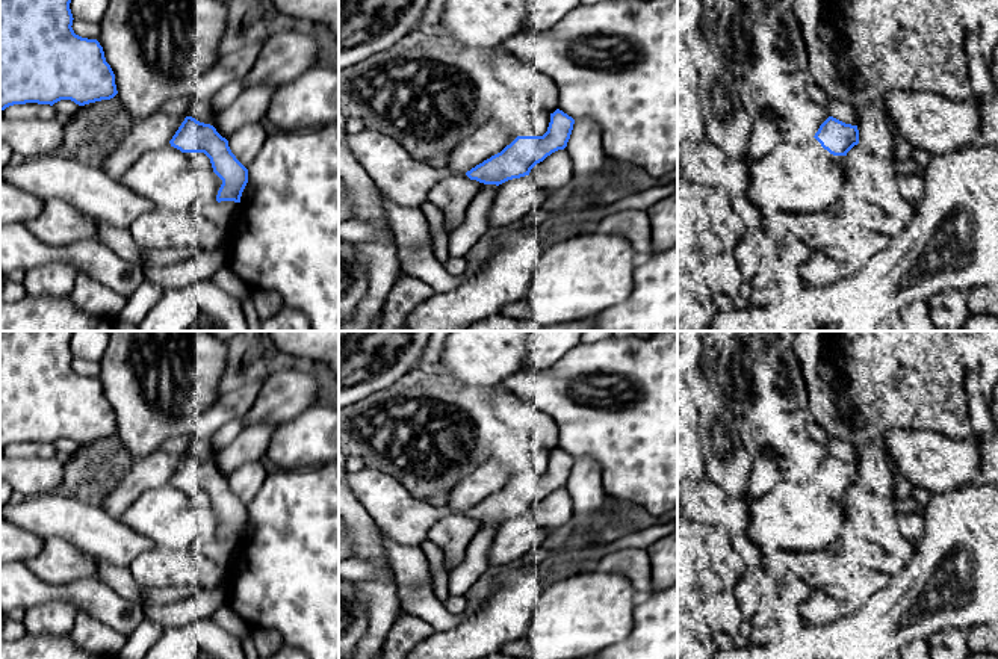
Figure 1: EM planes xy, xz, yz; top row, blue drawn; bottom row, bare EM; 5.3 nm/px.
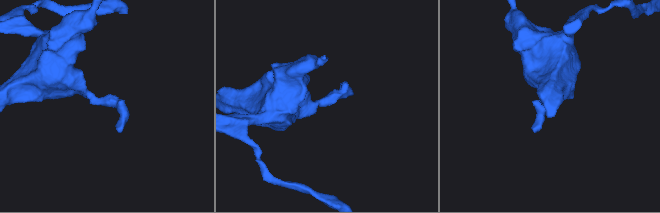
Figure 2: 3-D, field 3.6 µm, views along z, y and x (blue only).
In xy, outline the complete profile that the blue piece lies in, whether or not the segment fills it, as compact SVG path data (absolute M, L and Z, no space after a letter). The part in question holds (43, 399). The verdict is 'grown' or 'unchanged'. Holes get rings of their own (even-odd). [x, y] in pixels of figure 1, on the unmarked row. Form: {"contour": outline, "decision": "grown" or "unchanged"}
{"contour": "M0 331L0 449L26 441L53 444L60 438L85 444L118 432L115 413L100 381L76 373L71 366L73 334L74 331Z", "decision": "unchanged"}

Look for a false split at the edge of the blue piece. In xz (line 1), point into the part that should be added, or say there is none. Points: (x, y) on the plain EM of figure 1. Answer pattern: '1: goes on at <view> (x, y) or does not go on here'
1: does not go on here

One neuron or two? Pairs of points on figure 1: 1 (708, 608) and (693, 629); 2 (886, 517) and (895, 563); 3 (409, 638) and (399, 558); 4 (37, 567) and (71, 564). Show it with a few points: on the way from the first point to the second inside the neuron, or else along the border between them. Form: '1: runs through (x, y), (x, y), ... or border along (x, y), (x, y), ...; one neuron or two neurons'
1: border along (697, 609), (714, 632); two neurons
2: border along (865, 540), (877, 543), (906, 563); two neurons
3: border along (407, 611), (424, 618), (434, 629); two neurons
4: runs through (46, 567), (62, 564); one neuron

